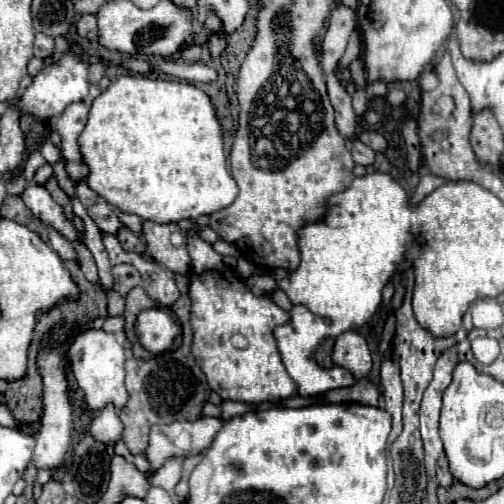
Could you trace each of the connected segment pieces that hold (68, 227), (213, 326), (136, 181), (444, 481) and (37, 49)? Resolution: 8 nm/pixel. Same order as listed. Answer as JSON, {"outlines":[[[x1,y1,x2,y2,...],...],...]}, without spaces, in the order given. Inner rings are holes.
{"outlines":[[[28,183,26,189,22,191,22,201,26,207,46,225,54,227,58,233,62,233,66,239,76,241,78,233,70,221,66,221,62,207,52,199,52,195,46,191,44,185,38,183]],[[192,235,188,237,188,253,192,257,192,275,190,275,190,323,192,323,192,355,194,359,200,363,208,385,222,397,222,399,230,399,230,401,244,401,244,403,278,403,278,401,286,401,290,397,298,395,298,387,292,381,292,377,288,375,288,371,284,369,282,357,278,353,276,347,276,339,274,339,274,327,284,325,290,321,290,313,284,311,282,307,278,307,268,295,258,297,254,295,244,281,240,281,240,277,236,277,236,273,224,265,222,255,216,253,212,249,212,245,208,241,204,241,200,235],[232,335,244,335,248,339,248,349,238,349,232,345]],[[120,75,106,91,100,93,100,97,96,97,92,101,88,123,86,123,78,143,80,143,80,151,82,151,82,157,84,157,84,163,90,167,90,175,88,175,88,181,86,181,88,187,92,191,96,191,98,195,102,195,106,201,110,201,120,211,136,213,142,219,148,219,148,221,154,221,154,223,178,223,180,219,198,219,200,215,212,215,214,211,220,211,220,209,228,207,238,195,238,185,236,185,234,177,228,173,228,169,226,169,224,129,222,129,222,125,220,125,220,121,216,117,216,109,210,103,208,93,204,93,202,89,198,89,192,83,162,81,162,79,142,77,142,75]],[[440,457,438,459,438,483,442,485,442,487,450,487,452,485,452,475,450,475,450,471,448,471,448,461,446,461,446,457]],[[36,33,36,39,34,39,34,55,36,57,50,57,54,51,54,39,44,35,44,33]]]}

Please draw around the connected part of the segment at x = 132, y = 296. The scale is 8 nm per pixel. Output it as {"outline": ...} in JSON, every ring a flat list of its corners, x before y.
{"outline":[[134,287,130,289,130,293,126,295,126,313,124,313,124,319,128,319,128,315,136,317,138,311,142,309,152,309,156,307,156,303,144,293,142,287]]}

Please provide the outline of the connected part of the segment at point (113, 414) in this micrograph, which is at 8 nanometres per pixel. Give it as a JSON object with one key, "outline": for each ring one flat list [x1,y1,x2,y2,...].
{"outline":[[108,403,96,417,94,421,90,423,90,429,88,429,98,441,106,443,106,445,114,445,116,441,122,439,122,433,124,433,124,425,120,423,120,417,118,417,118,411,116,407,112,407,112,403]]}

